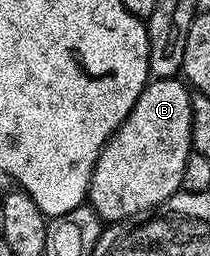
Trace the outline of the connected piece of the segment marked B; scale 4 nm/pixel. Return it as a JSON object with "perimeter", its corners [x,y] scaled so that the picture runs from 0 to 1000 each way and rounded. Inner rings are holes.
{"perimeter":[[[871,305],[724,309],[676,348],[638,426],[581,473],[567,512],[548,512],[529,543],[486,582],[467,629],[448,645],[448,676],[429,691],[414,789],[495,863],[610,863],[624,840],[738,828],[814,762],[862,742],[871,660],[914,586],[905,527],[905,395],[919,359]]]}

